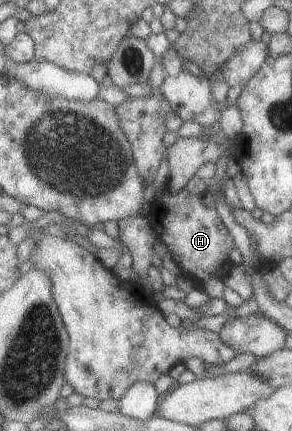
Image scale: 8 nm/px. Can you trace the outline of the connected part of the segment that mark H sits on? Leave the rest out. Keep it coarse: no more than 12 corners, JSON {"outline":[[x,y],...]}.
{"outline":[[184,188],[157,192],[149,219],[197,287],[228,271],[232,237]]}

